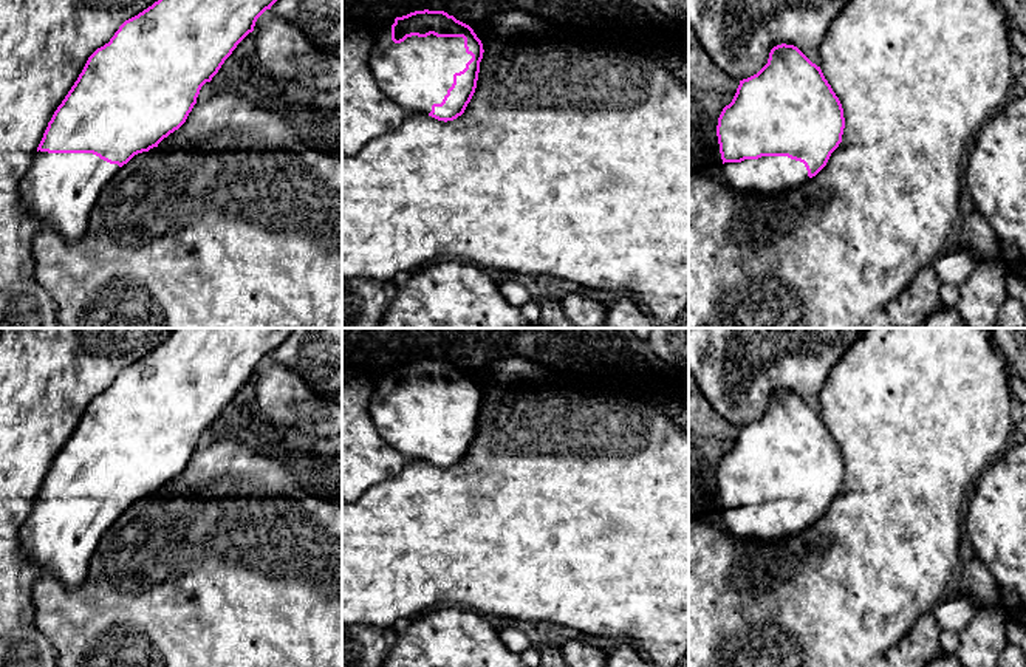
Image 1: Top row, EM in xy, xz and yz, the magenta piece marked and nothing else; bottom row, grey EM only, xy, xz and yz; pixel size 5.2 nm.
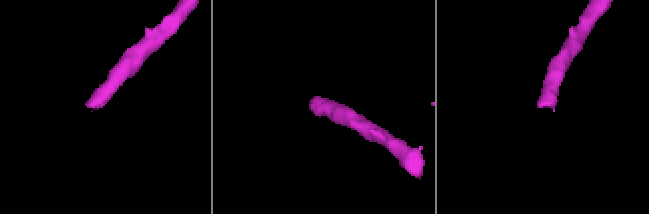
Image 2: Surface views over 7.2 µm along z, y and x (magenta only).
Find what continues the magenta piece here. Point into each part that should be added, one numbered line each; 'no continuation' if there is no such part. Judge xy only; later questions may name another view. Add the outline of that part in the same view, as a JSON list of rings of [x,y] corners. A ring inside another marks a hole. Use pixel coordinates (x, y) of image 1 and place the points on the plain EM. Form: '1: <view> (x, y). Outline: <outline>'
1: xy (59, 536). Outline: [[[39,497],[20,526],[22,556],[74,590],[84,583],[94,549],[119,515],[93,500]]]

